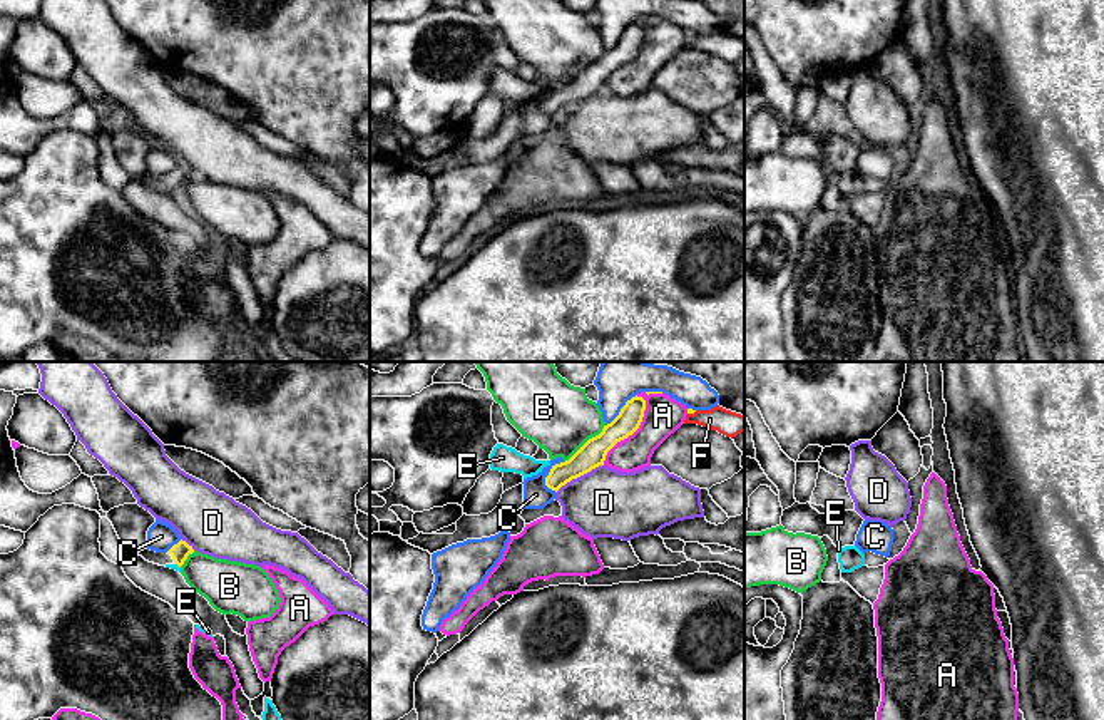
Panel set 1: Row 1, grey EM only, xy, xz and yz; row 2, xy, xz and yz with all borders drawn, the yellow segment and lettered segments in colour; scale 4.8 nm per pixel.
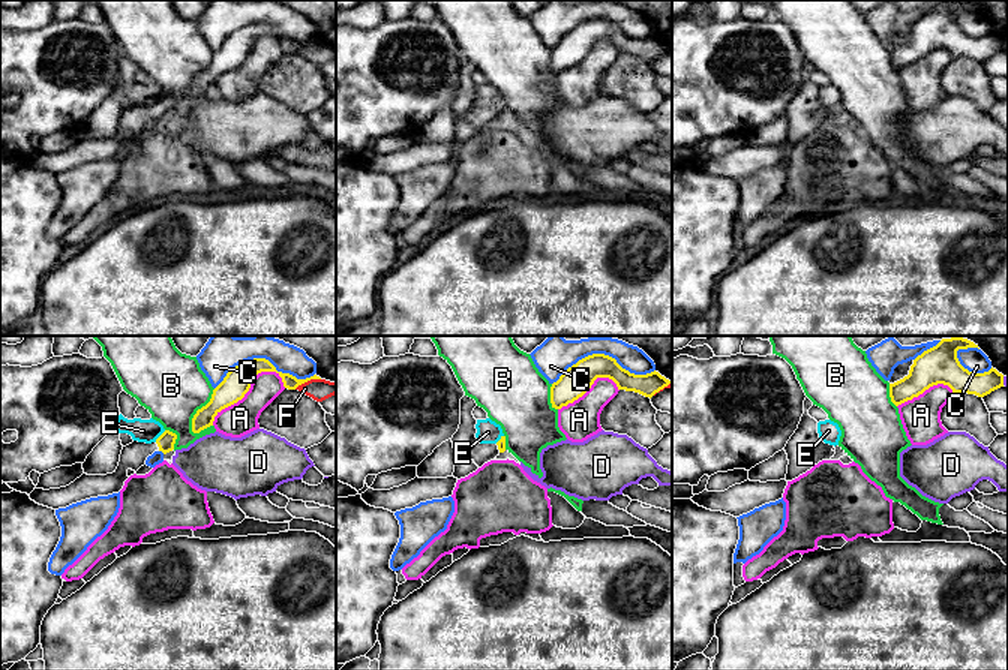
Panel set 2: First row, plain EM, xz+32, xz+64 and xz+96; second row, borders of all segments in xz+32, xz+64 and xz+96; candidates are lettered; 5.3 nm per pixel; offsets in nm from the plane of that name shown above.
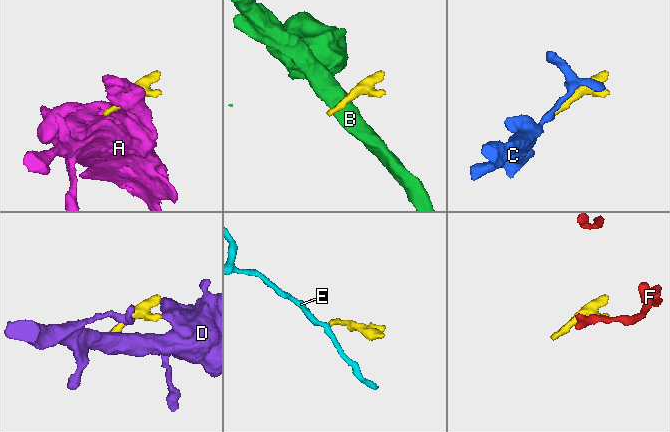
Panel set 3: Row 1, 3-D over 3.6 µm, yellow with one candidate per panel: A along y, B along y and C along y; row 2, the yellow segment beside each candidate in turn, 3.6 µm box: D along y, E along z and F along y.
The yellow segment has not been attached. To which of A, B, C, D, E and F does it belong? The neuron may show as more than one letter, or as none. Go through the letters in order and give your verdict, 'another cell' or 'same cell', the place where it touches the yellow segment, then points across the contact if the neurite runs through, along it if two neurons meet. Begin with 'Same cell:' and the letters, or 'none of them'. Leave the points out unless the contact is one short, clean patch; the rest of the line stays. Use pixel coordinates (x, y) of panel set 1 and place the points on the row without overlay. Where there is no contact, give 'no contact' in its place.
Same cell: none of them
A: another cell; contact xz (633, 57)
B: another cell; contact xz (587, 66); border xz (604, 49), (598, 59), (589, 62), (564, 87)
C: another cell; contact xz (547, 101)
D: another cell; contact xz (579, 101)
E: another cell; contact xy (178, 190); border xy (176, 188), (179, 193)
F: another cell; contact xz (691, 37); border xz (696, 36), (688, 39)

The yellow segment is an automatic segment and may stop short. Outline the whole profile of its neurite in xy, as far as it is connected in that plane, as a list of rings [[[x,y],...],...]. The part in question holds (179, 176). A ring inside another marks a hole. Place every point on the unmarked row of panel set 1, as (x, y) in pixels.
[[[181,164],[167,177],[156,177],[151,174],[144,174],[137,179],[142,181],[146,186],[159,191],[177,189],[181,193],[187,184],[187,181],[192,177],[194,177],[192,171],[189,171],[186,166]]]

